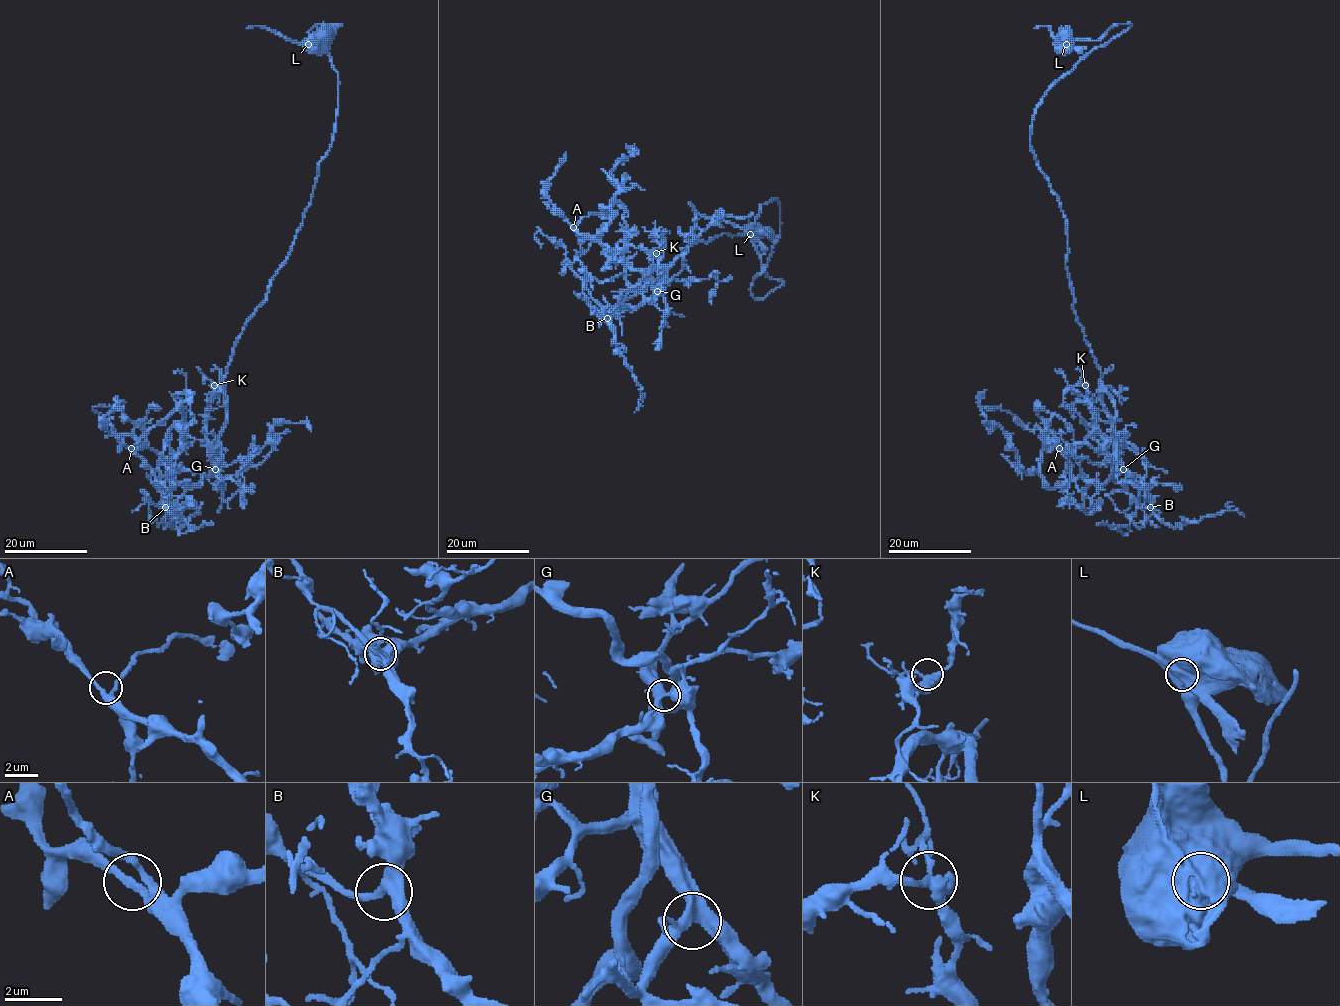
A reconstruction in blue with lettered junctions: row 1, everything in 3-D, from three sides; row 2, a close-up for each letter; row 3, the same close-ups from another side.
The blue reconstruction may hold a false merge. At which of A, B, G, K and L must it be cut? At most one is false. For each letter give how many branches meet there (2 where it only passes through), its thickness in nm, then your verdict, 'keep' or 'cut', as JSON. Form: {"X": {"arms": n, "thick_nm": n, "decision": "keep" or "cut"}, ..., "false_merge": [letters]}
{"A": {"arms": 2, "thick_nm": 320, "decision": "keep"}, "B": {"arms": 3, "thick_nm": 360, "decision": "keep"}, "G": {"arms": 3, "thick_nm": 400, "decision": "keep"}, "K": {"arms": 3, "thick_nm": 440, "decision": "keep"}, "L": {"arms": 2, "thick_nm": 650, "decision": "cut"}, "false_merge": ["L"]}

